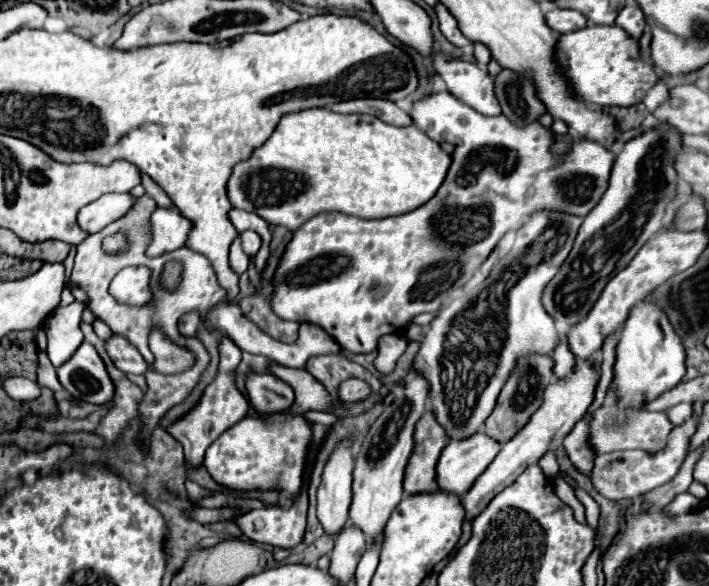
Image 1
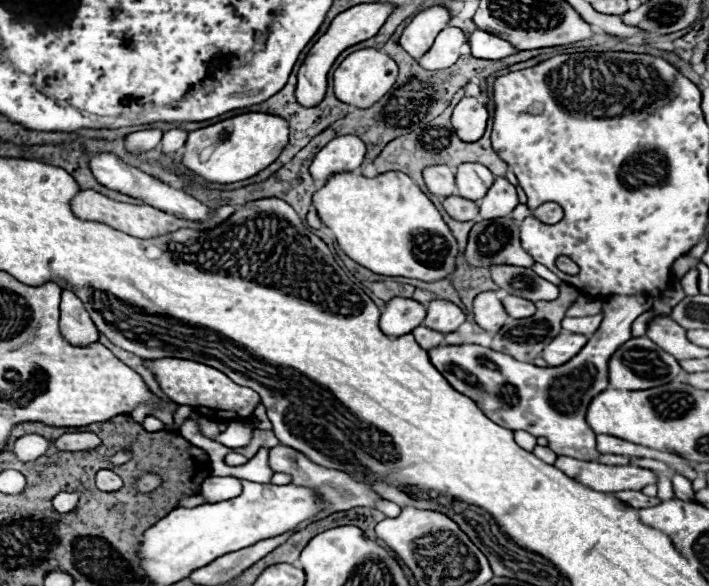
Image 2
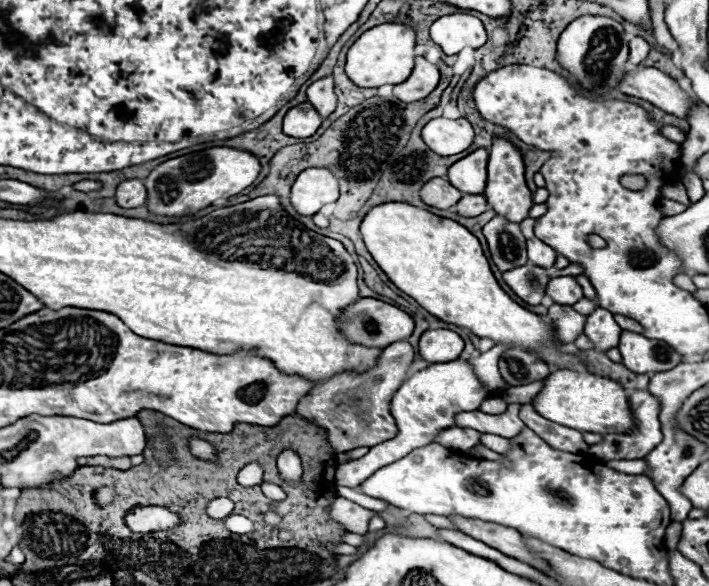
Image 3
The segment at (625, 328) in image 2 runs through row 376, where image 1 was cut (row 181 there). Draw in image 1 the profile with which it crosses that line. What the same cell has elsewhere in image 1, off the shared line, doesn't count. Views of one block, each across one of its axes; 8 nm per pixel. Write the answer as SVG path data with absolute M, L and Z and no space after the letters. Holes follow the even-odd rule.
M446 90L424 96L420 100L414 100L410 116L412 116L416 128L424 130L424 134L430 136L434 142L452 142L456 146L456 150L452 154L450 172L448 172L444 184L440 186L440 190L436 192L436 196L432 200L428 200L424 206L420 206L420 208L416 208L408 214L390 216L390 218L382 218L382 220L362 220L362 218L348 216L348 214L342 214L342 212L322 212L318 216L312 216L306 224L302 224L300 228L294 230L292 240L286 244L286 250L284 250L284 254L278 262L278 268L274 272L274 278L272 278L274 290L272 290L272 296L270 296L270 308L272 308L274 314L278 314L282 320L294 320L294 322L300 322L300 324L310 322L310 324L316 324L316 326L324 328L348 352L374 352L376 344L382 336L392 334L392 332L400 332L420 312L438 312L442 302L450 296L450 288L454 290L454 288L460 288L464 282L468 282L472 278L474 270L496 248L500 238L508 230L522 228L522 224L530 218L530 214L540 212L540 210L556 210L556 212L566 212L566 214L572 214L572 216L582 216L584 218L600 202L602 194L608 188L608 178L610 178L610 170L612 170L612 164L614 164L614 152L604 148L602 144L596 144L596 142L590 142L590 140L578 140L576 144L572 144L572 148L566 154L554 154L552 146L554 146L556 138L540 122L518 126L502 114L500 116L482 116L480 112L474 112L474 108L470 108L468 104L462 104L460 100L454 100L454 96L450 96L450 92L446 92ZM442 216L448 216L448 226L446 226L446 222L440 224Z

